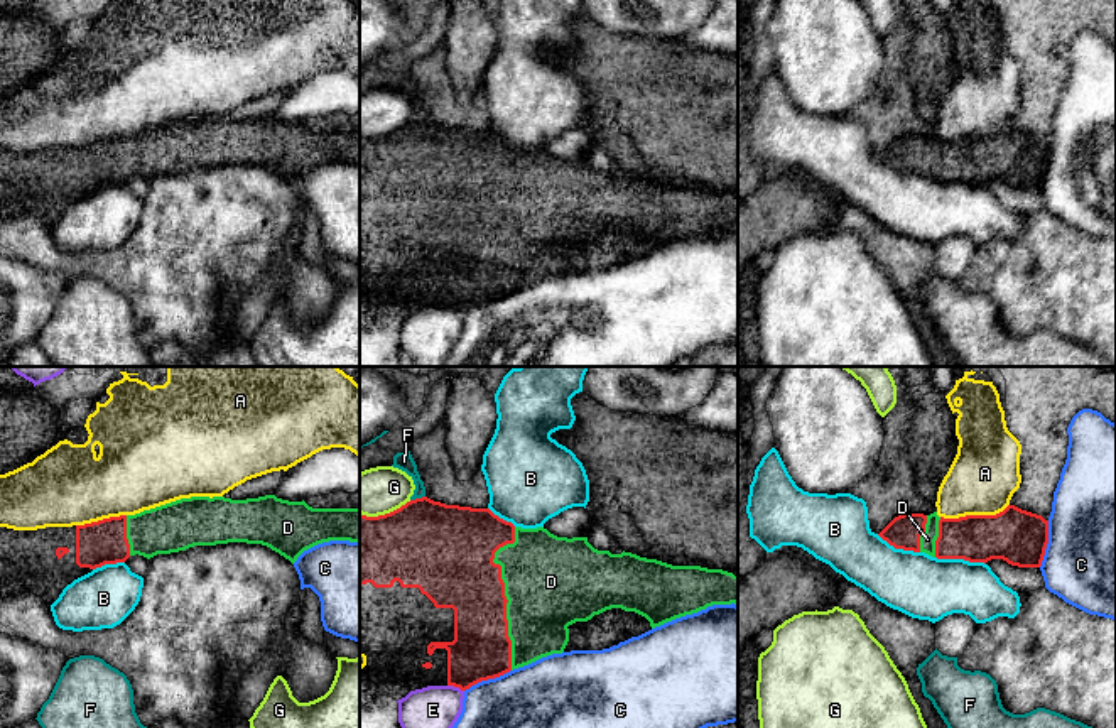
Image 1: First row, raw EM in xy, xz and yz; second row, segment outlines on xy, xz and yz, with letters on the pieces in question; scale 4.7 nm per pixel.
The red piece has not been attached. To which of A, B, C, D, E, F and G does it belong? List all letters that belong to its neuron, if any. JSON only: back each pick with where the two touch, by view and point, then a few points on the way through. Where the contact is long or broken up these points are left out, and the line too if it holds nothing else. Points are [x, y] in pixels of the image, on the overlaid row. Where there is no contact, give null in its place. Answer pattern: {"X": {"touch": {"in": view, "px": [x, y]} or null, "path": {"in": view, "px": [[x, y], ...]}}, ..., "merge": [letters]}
{"D": {"touch": {"in": "xz", "px": [503, 595]}}, "merge": ["D"]}

